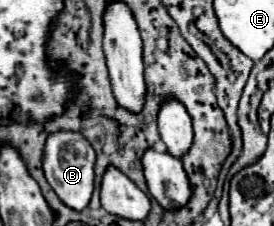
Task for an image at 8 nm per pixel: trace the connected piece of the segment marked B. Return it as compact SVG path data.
M56 131L50 133L44 145L44 159L42 169L46 175L46 181L56 191L56 195L72 209L84 209L90 201L92 189L94 189L94 161L96 153L92 145L86 141L86 137L78 131Z

